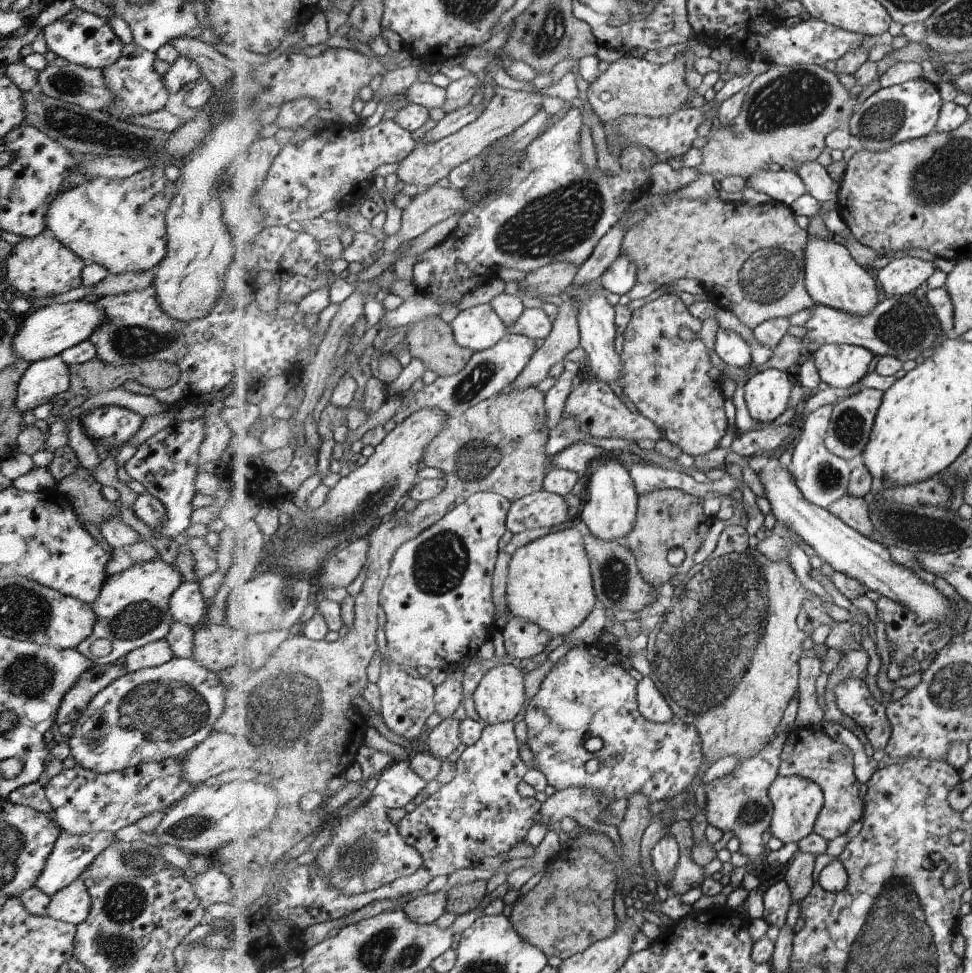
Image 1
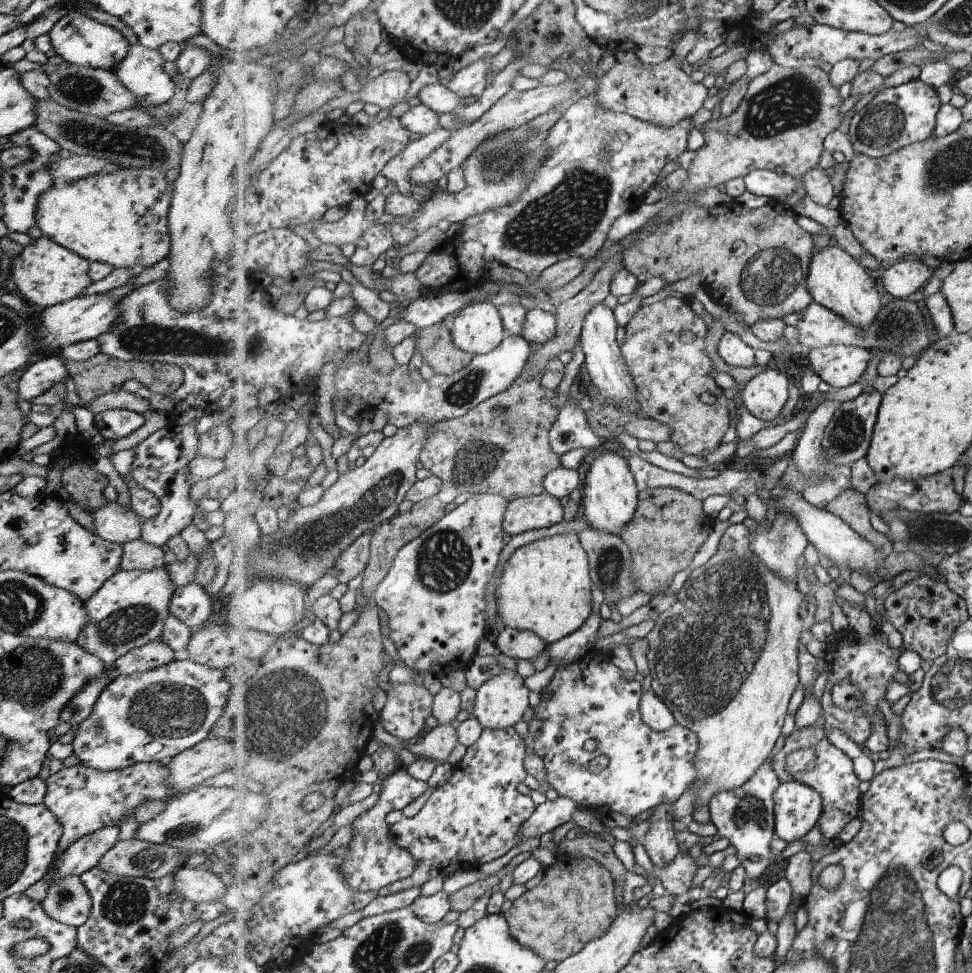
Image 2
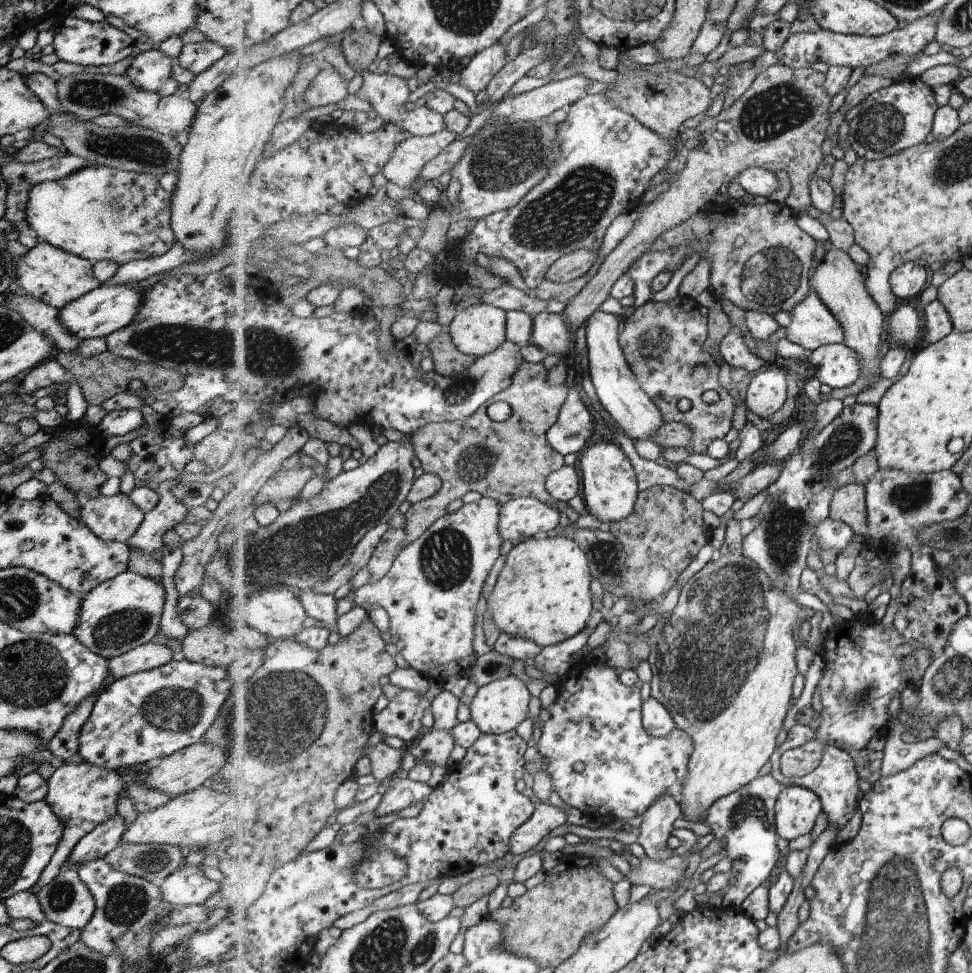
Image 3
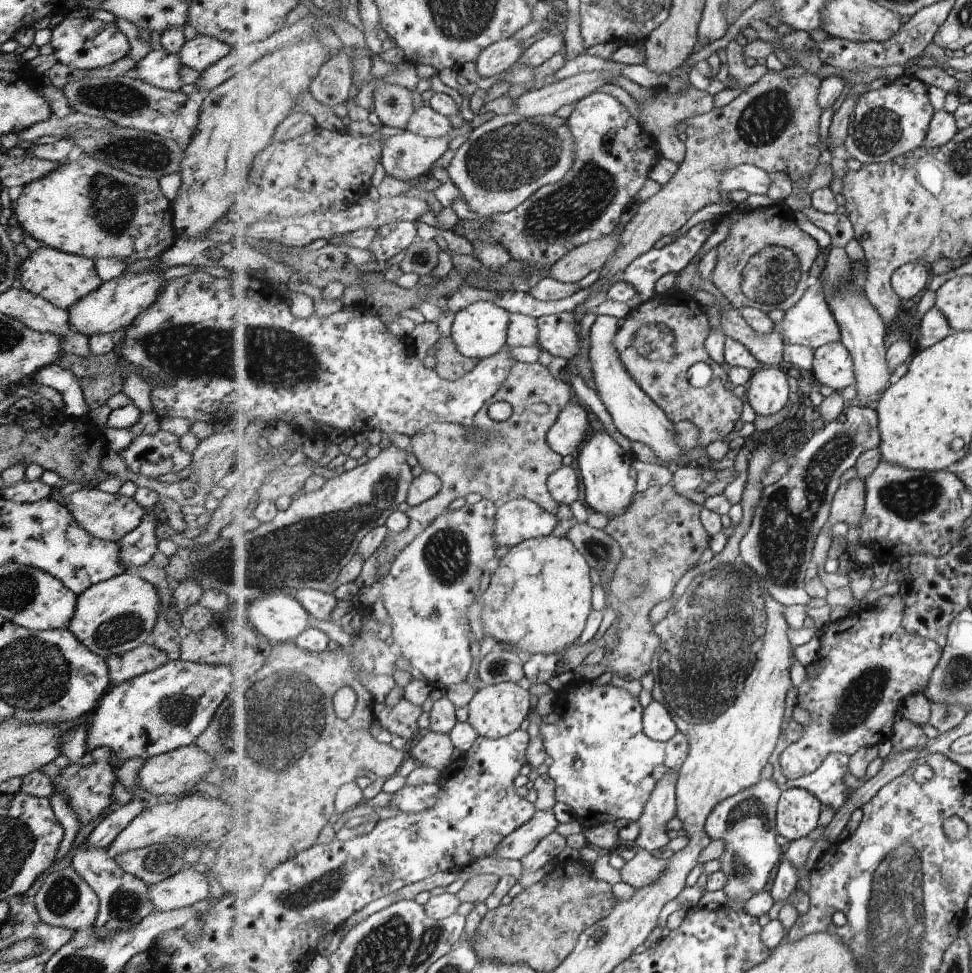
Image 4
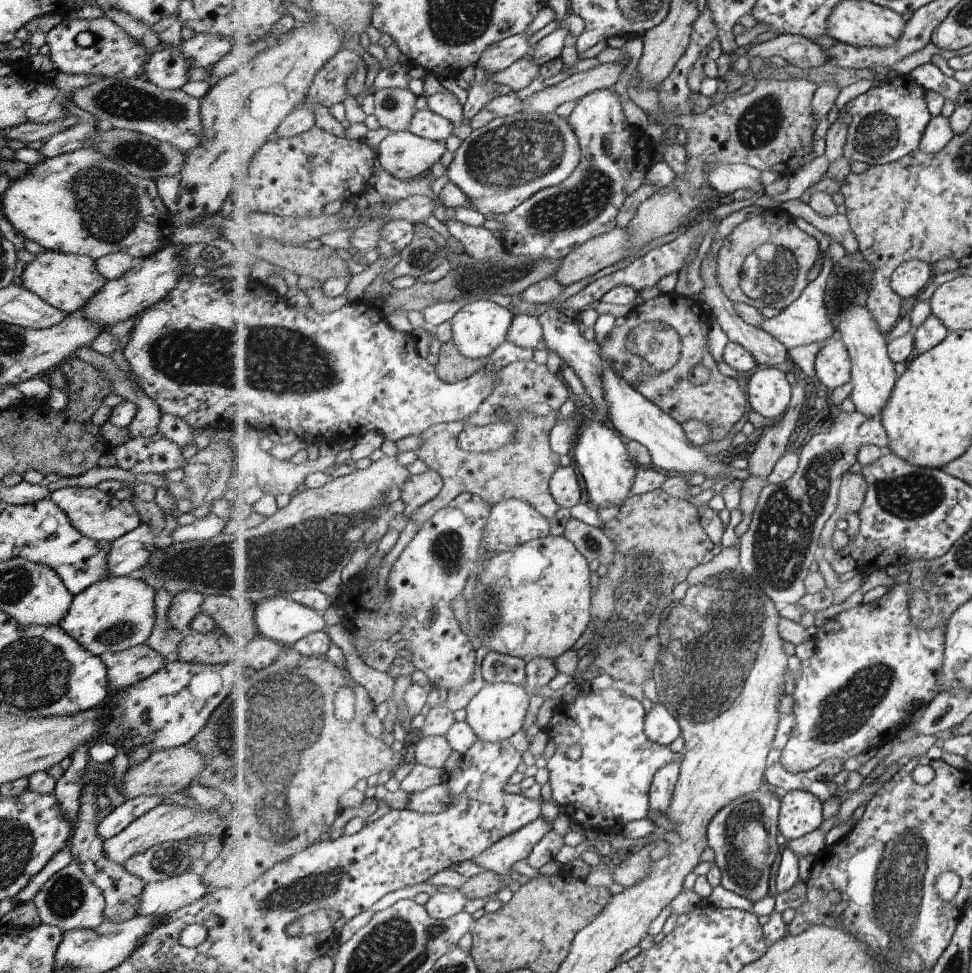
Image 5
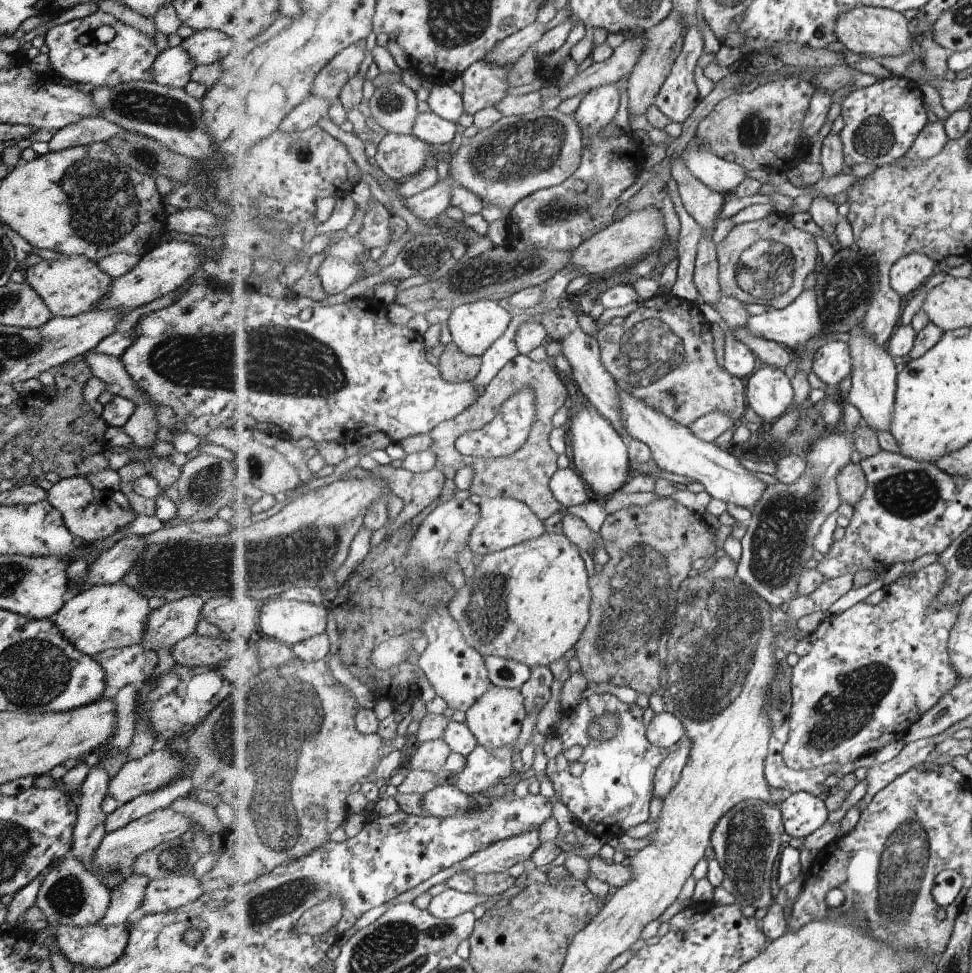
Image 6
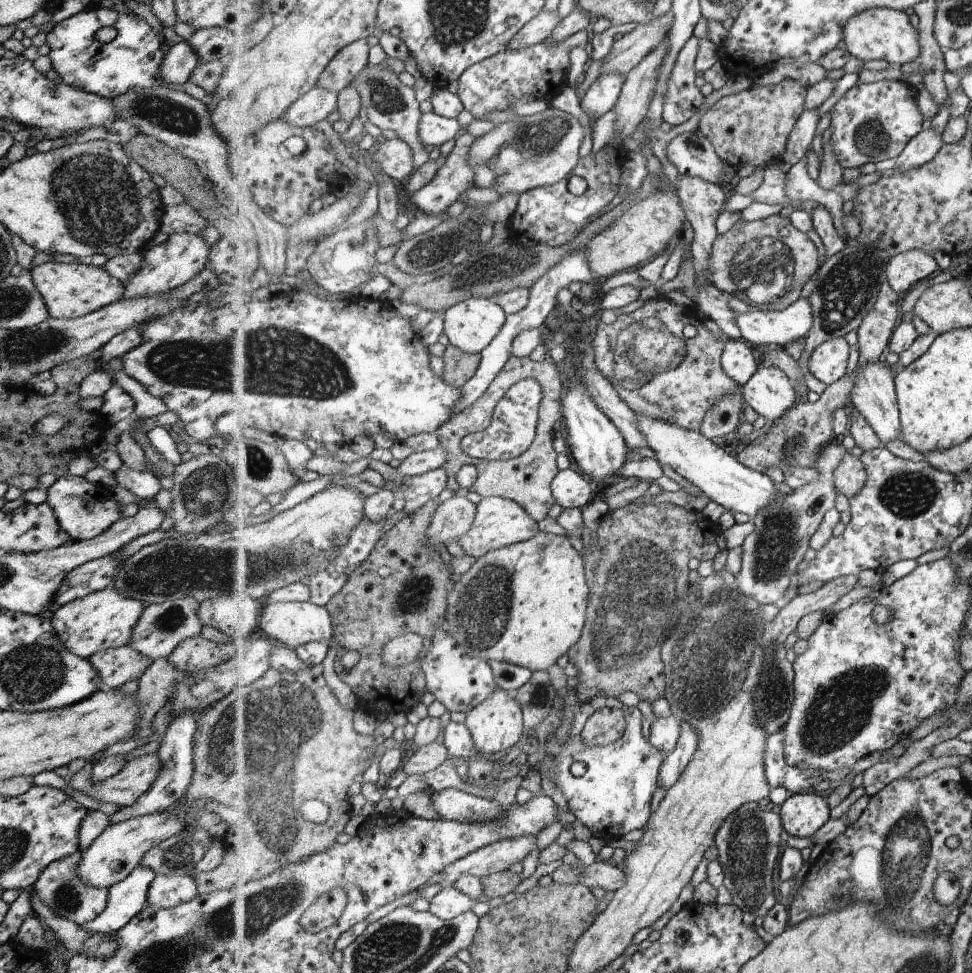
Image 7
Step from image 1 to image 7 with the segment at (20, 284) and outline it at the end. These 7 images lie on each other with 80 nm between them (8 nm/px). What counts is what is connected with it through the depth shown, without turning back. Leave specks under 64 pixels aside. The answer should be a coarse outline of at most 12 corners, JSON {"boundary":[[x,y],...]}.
{"boundary":[[49,260],[27,271],[49,317],[121,300],[102,266]]}

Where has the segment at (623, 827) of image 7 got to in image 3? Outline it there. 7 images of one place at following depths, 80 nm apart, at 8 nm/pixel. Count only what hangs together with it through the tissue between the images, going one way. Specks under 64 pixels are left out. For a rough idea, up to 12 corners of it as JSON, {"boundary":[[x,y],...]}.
{"boundary":[[571,664],[535,747],[589,817],[679,800],[694,738],[645,728],[641,687]]}

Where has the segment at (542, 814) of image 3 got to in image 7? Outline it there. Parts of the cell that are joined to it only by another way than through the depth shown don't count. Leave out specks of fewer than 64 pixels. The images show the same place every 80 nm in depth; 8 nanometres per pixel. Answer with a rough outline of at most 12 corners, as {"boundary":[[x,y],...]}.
{"boundary":[[535,835],[500,840],[447,866],[442,887],[461,875],[506,871],[535,848]]}

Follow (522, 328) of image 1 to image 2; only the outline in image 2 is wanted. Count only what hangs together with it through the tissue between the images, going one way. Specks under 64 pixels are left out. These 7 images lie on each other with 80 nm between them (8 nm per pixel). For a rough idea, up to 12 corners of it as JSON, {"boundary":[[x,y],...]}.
{"boundary":[[527,313],[522,336],[538,347],[555,336],[556,315]]}

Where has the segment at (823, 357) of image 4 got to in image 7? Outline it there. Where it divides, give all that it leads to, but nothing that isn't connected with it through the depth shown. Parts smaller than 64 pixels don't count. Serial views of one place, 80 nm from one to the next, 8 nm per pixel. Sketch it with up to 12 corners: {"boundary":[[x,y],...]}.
{"boundary":[[830,338],[812,352],[809,371],[829,386],[846,376],[851,348]]}

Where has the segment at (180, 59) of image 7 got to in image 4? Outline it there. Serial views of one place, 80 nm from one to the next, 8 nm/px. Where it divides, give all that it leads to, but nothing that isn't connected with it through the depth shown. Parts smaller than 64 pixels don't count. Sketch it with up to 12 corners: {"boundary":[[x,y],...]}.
{"boundary":[[153,47],[134,66],[134,78],[178,91],[178,54]]}

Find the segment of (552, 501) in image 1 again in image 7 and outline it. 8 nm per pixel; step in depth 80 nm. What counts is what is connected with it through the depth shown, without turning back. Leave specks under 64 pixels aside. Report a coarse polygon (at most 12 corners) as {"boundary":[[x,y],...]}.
{"boundary":[[485,497],[458,544],[480,559],[535,538],[537,521],[518,502]]}

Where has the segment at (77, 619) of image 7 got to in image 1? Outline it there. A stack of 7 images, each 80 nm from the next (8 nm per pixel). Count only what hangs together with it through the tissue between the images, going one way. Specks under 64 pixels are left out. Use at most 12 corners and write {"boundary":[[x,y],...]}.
{"boundary":[[159,558],[108,575],[90,604],[91,644],[120,662],[163,639],[173,622],[168,600],[181,582]]}

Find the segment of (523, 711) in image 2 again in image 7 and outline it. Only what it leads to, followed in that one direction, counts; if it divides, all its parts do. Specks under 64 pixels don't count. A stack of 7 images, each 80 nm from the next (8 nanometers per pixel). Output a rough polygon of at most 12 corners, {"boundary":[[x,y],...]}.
{"boundary":[[492,692],[467,713],[475,750],[501,755],[526,728],[514,693]]}

